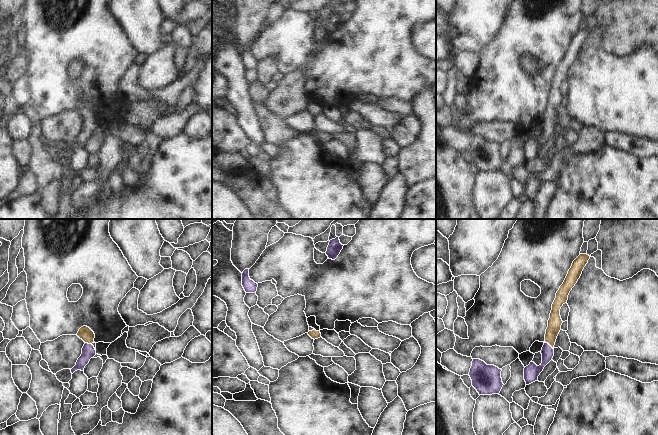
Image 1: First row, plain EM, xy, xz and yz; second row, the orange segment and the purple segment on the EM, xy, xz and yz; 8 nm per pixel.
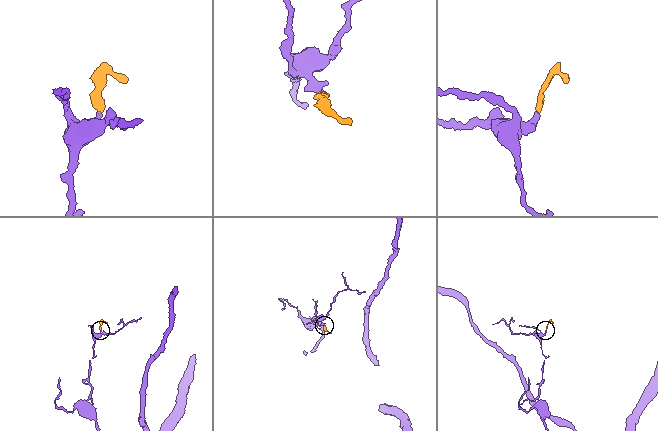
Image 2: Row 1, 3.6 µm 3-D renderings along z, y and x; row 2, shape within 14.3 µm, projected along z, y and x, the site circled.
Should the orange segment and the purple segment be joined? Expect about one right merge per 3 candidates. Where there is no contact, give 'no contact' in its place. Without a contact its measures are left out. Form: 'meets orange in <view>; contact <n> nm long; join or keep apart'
meets orange in yz; contact 100 nm long; join

